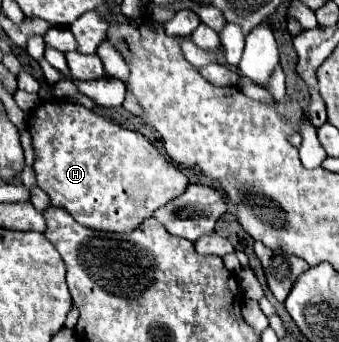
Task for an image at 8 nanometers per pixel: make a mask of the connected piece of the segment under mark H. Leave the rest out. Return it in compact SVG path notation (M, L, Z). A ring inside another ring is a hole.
M48 100L30 116L28 124L36 156L34 170L38 186L50 196L54 206L64 208L86 228L102 232L134 230L144 218L152 216L154 210L180 196L188 184L188 178L180 172L180 168L166 162L166 158L140 132L126 130L80 104Z

